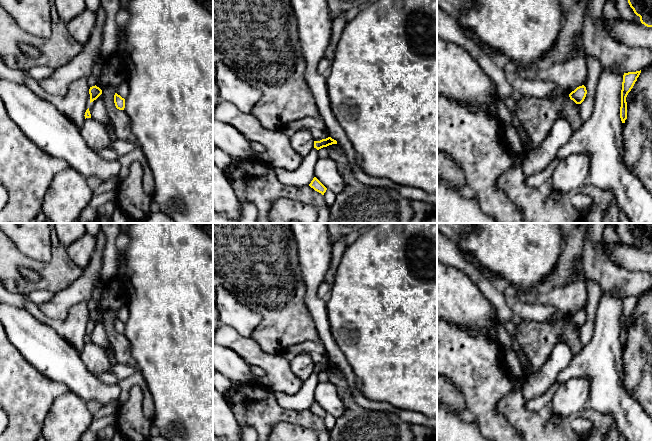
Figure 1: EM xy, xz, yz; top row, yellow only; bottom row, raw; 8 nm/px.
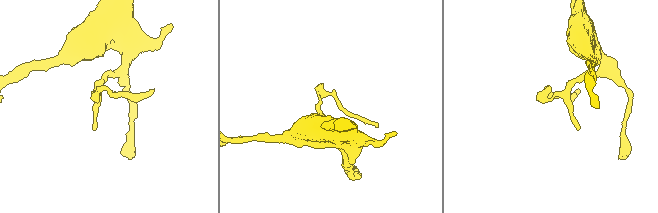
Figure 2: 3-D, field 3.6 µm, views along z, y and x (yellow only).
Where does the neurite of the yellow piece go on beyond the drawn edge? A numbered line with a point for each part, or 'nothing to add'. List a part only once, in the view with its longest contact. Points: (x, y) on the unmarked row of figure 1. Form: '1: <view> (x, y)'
nothing to add

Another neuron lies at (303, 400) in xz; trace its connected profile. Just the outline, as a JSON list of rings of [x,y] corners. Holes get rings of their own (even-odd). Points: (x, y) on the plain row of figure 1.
[[[313,373],[303,382],[300,391],[294,395],[276,394],[277,403],[286,410],[303,411],[309,410],[314,402],[314,393],[319,384],[318,374]]]

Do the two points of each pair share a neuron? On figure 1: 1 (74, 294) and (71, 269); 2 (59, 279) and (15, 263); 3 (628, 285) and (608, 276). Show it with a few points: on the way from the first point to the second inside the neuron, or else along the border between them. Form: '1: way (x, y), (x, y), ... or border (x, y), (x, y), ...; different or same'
1: border (84, 269), (74, 281), (54, 293); different
2: way (48, 271), (26, 263); same
3: way (623, 282), (613, 279); same

